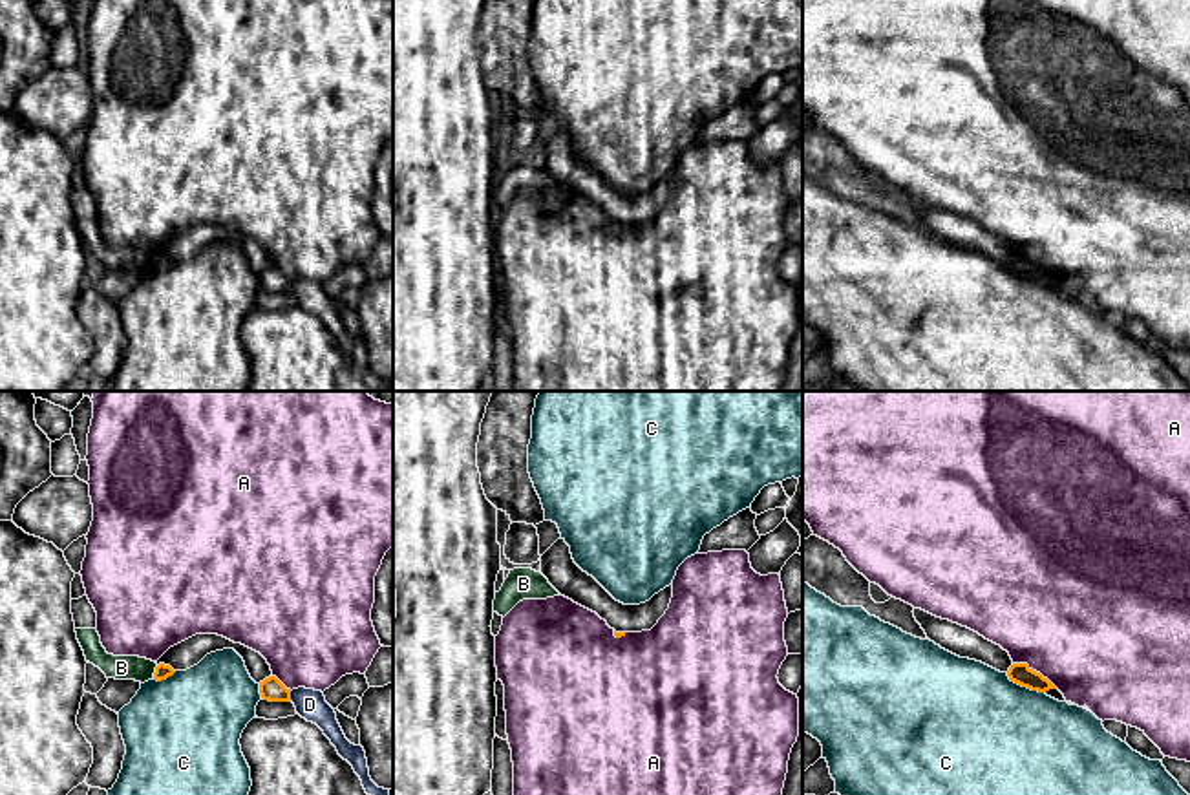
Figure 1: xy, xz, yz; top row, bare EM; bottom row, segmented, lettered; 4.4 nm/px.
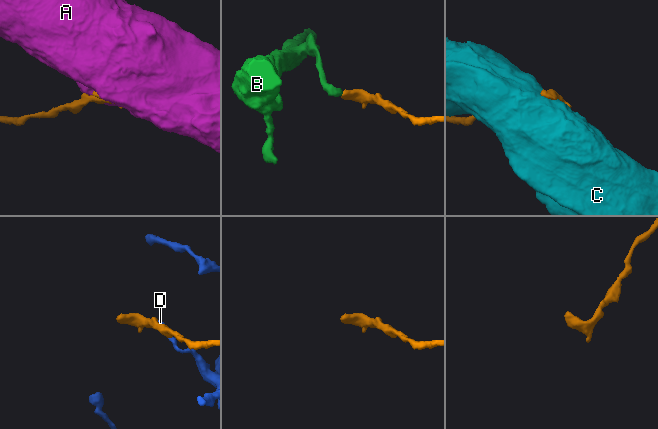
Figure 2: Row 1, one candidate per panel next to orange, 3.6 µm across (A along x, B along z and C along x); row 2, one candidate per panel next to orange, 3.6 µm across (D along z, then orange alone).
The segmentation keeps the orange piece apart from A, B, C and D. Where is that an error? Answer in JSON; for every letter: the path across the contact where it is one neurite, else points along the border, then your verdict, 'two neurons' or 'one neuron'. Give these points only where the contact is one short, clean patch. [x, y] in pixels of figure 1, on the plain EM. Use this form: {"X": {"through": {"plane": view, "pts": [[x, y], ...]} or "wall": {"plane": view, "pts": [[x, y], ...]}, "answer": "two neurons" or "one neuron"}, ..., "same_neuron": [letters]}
{"A": {"answer": "two neurons"}, "B": {"wall": {"plane": "xy", "pts": [[158, 256], [152, 267]]}, "answer": "two neurons"}, "C": {"answer": "two neurons"}, "D": {"answer": "two neurons"}, "same_neuron": []}

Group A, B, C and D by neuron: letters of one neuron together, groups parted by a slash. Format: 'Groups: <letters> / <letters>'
Groups: A / B / C / D

